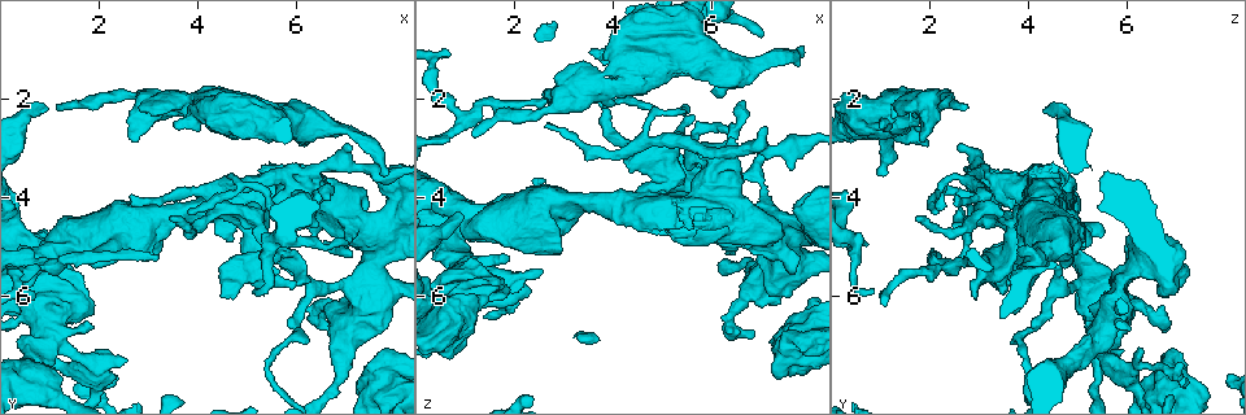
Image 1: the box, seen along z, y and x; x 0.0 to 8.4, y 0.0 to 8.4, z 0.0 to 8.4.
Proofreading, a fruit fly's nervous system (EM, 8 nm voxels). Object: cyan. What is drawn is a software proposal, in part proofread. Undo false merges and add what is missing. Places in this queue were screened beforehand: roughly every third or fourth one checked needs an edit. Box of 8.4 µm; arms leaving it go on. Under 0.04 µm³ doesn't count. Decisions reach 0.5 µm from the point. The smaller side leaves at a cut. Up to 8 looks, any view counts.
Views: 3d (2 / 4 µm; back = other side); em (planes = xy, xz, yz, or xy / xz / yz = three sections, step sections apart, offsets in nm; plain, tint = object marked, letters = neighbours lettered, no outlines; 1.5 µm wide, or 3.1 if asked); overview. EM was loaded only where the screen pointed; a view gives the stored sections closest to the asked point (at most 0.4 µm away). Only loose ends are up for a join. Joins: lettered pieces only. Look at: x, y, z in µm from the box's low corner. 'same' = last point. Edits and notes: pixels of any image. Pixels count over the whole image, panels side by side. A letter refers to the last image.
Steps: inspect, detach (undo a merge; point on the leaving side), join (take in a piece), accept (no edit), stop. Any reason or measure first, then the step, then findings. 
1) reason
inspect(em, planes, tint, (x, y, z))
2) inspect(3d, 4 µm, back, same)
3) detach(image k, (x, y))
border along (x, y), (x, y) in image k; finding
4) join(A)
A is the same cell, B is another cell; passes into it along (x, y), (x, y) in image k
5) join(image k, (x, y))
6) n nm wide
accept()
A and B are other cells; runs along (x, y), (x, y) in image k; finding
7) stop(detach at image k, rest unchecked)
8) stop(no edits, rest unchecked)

free end
inspect(3d, 4 µm, back, (7.75, 3.60, 0.90))

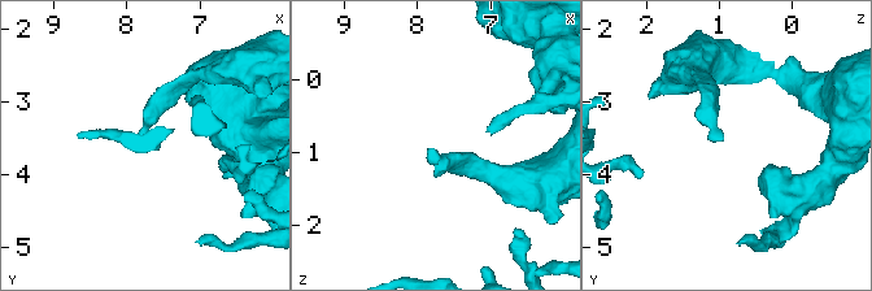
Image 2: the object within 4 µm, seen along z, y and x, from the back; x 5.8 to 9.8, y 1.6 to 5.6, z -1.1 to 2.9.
need the tissue
inspect(em, yz, step 8, tint, (7.85, 3.55, 0.95))

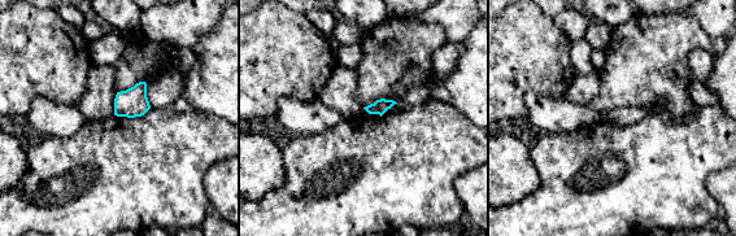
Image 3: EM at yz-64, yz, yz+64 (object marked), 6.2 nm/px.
cut it another way
inspect(em, planes, letters, same)

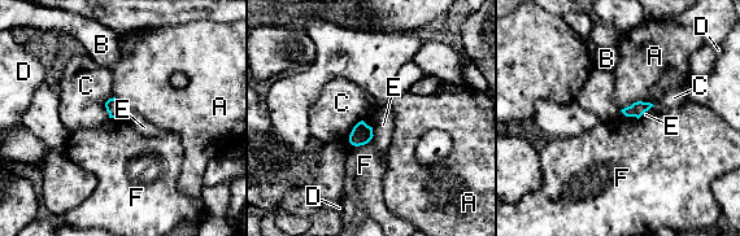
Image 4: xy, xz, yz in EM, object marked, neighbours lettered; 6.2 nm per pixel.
accept()
A, B, C, D, E and F are other cells; border along (371, 126), (360, 121), (348, 141) in image 4; none of them fits

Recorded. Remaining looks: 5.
an open end
inspect(em, planes, tint, (3.85, 4.30, 2.15))

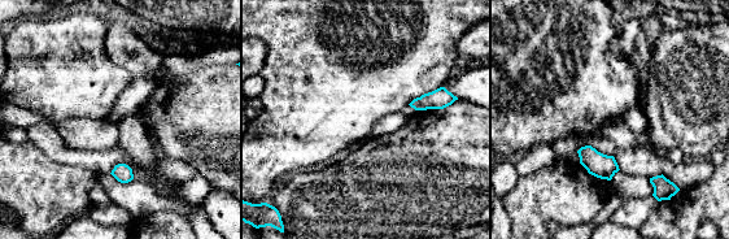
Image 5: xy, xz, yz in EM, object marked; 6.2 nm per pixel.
inspect(em, planes, letters, same)

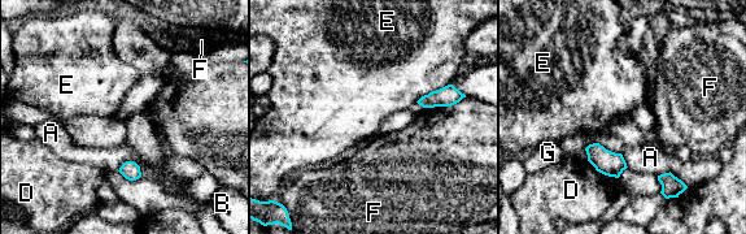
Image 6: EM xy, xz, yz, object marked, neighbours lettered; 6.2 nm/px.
accept()
A, B, D, E, F and G are other cells; none of them fits

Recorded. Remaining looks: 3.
branch stops here
inspect(3d, 2 µm, (1.15, 2.15, 2.70))

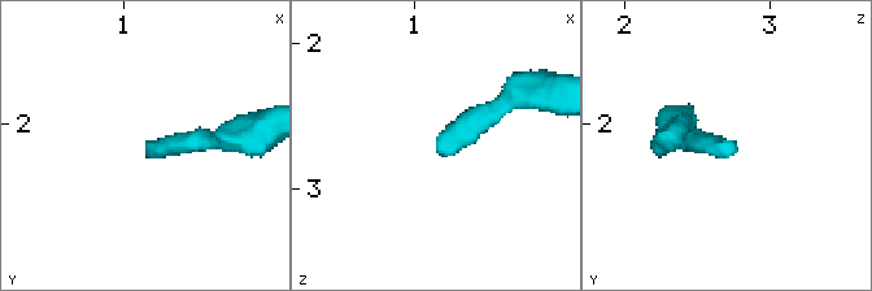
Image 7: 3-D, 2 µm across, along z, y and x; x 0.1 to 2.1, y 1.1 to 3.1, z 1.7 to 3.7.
shape alone is not enough
inspect(em, planes, letters, (1.18, 2.12, 2.74))

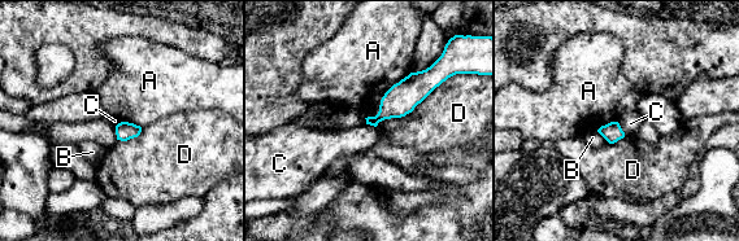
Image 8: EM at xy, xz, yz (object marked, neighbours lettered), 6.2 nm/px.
A touches over 400 nm
accept()
A, B, C and D are other cells; border along (617, 122), (625, 135) in image 8; no lettered piece goes on from it

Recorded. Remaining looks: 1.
stop(no edits, rest unchecked)

